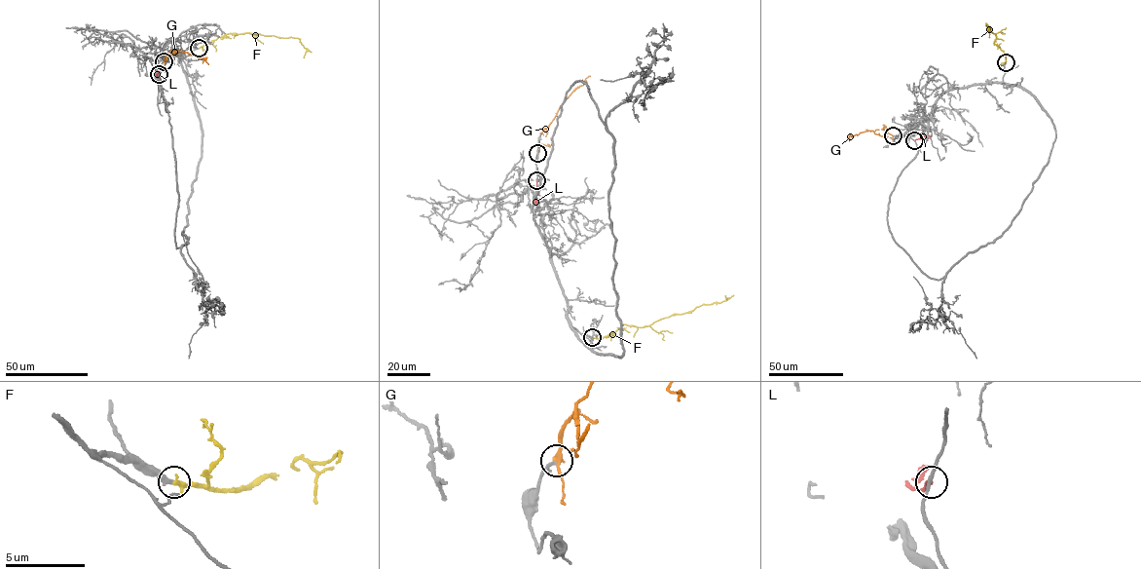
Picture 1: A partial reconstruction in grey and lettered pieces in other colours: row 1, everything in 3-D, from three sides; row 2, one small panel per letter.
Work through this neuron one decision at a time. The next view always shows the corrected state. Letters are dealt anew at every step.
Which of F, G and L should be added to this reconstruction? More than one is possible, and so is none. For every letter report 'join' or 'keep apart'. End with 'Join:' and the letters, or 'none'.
F: join
G: keep apart
L: keep apart
Join: F

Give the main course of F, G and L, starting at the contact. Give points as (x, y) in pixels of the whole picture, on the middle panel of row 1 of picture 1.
F: (592, 337), (607, 336), (623, 324), (644, 327), (703, 304), (725, 300), (725, 296)
G: (537, 153), (539, 134), (567, 97), (590, 76)
L: (536, 180), (536, 204)

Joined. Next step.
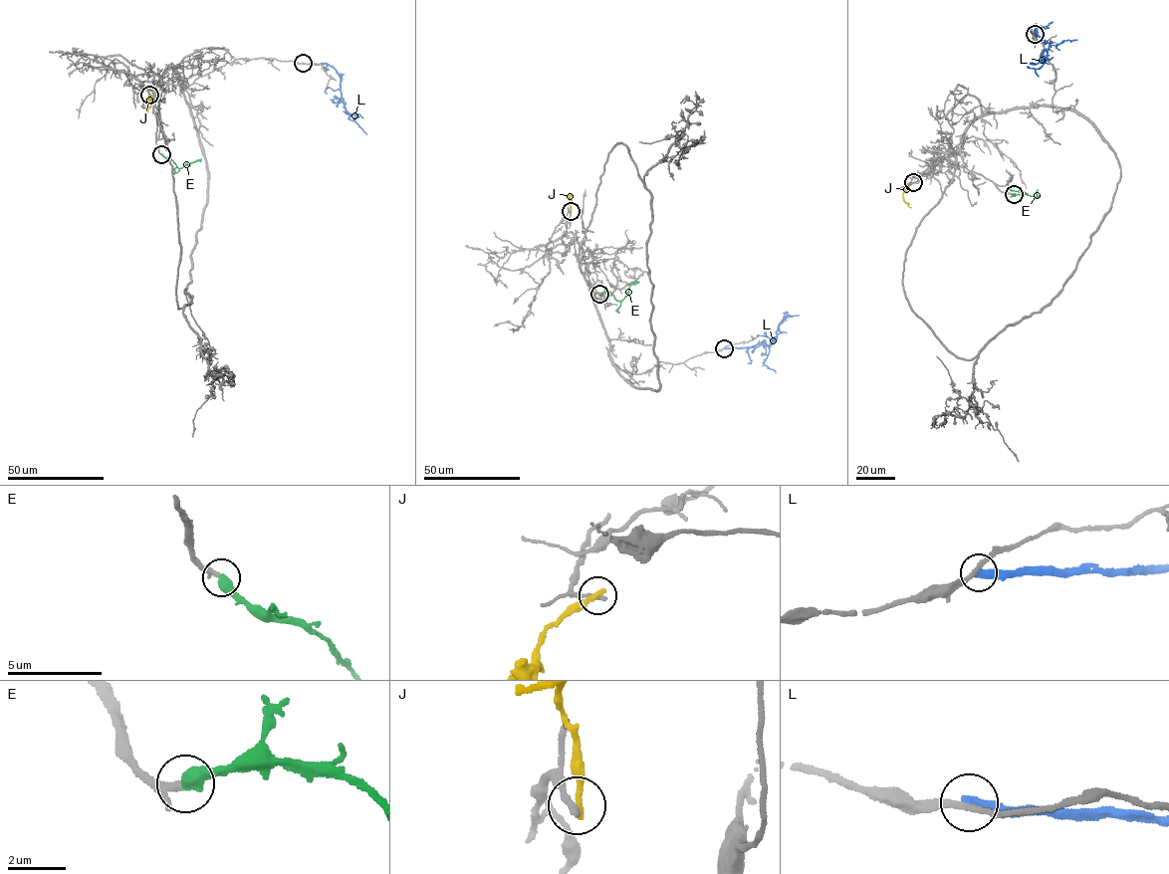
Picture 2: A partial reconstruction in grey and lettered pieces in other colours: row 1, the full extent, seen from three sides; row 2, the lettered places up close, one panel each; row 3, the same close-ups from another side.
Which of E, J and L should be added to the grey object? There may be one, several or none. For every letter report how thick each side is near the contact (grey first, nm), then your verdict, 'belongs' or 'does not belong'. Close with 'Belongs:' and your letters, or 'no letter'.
E: 280/550 nm | belongs
J: 240/240 nm | does not belong
L: 220/420 nm | does not belong
Belongs: E

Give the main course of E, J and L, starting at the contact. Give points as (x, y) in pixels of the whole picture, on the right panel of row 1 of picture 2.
E: (1014, 194), (1028, 194), (1022, 190), (1012, 190), (1008, 184)
J: (913, 182), (903, 194), (910, 207)
L: (1034, 34), (1036, 23), (1037, 34), (1050, 44), (1045, 62), (1035, 70), (1039, 77)

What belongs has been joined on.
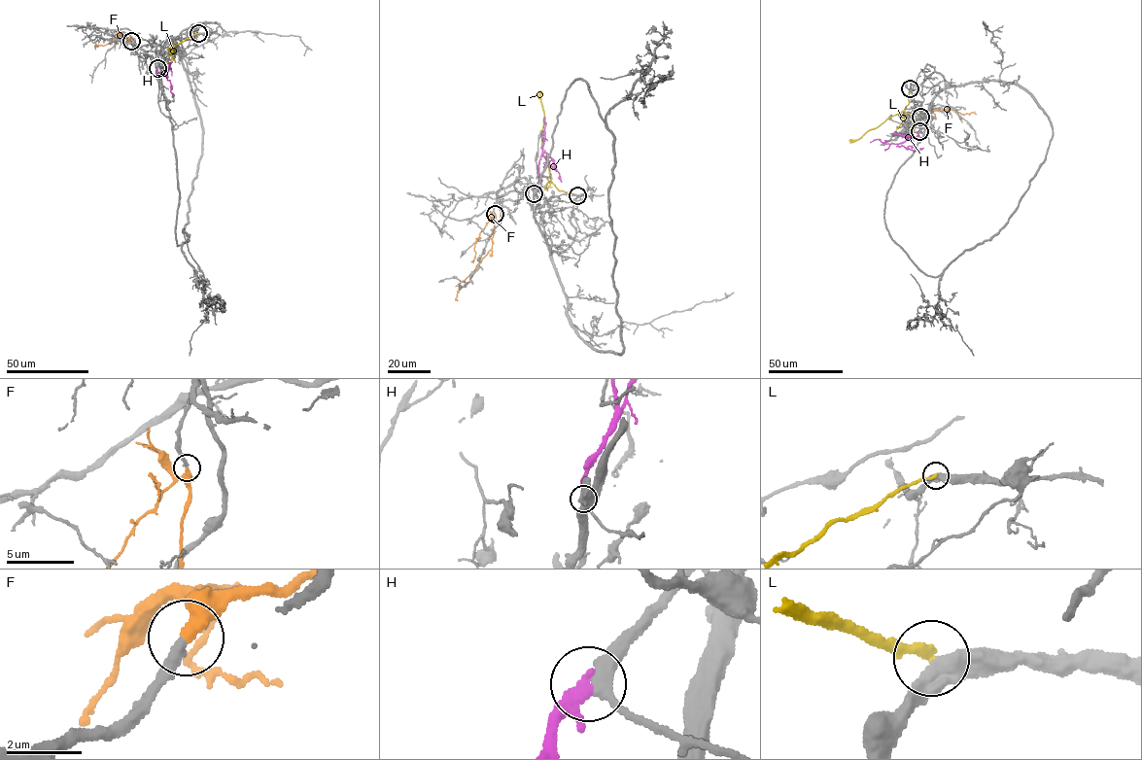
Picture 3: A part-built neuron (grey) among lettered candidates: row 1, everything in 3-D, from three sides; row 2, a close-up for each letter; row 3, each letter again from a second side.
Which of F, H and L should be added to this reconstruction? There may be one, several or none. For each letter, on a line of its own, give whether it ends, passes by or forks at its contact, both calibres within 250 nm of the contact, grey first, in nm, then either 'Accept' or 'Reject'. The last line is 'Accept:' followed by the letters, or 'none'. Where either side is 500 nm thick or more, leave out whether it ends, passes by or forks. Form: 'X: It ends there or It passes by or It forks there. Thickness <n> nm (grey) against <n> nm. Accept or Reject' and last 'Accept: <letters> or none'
F: It ends there. Thickness 280 nm (grey) against 400 nm. Accept
H: It passes by. Thickness 320 nm (grey) against 240 nm. Accept
L: It ends there. Thickness 460 nm (grey) against 240 nm. Reject
Accept: F, H

